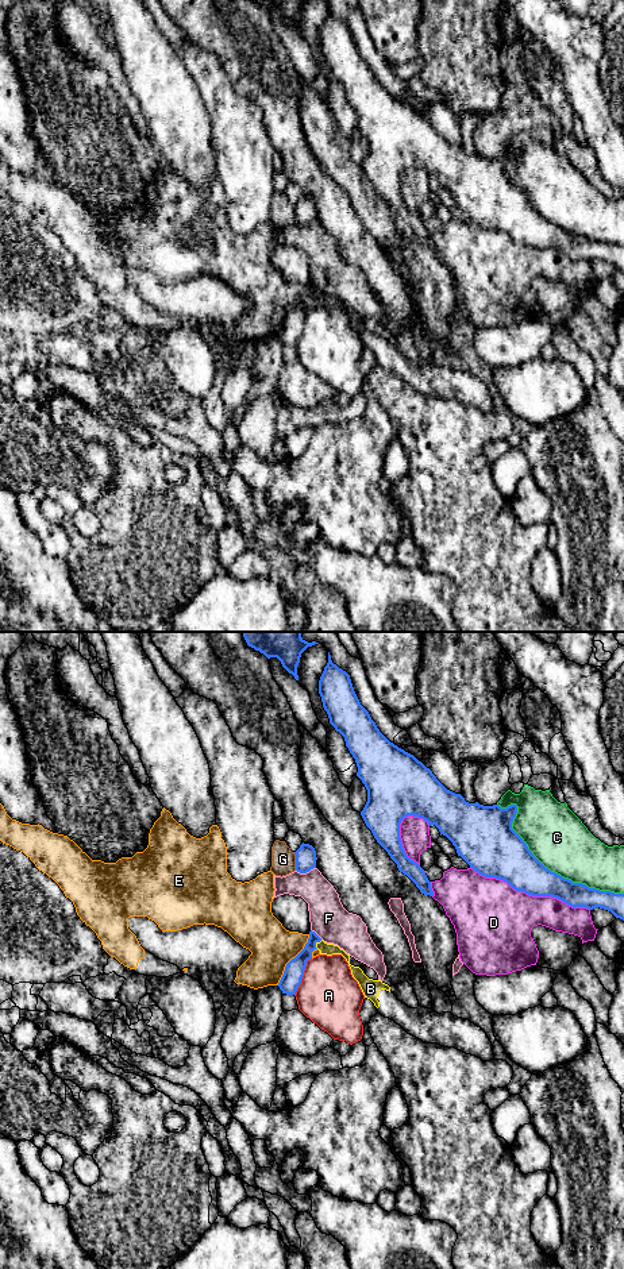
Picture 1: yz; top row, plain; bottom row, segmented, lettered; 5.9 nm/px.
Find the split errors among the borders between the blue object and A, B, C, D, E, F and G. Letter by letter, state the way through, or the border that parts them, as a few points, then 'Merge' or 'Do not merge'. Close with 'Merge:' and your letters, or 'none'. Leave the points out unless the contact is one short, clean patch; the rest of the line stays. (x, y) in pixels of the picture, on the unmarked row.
A: Boundary: yz (311, 309), (307, 313), (301, 335), (295, 347). Do not merge
B: Boundary: yz (322, 292), (316, 296), (316, 300). Do not merge
C: Do not merge
D: Do not merge
E: Boundary: yz (309, 286), (305, 297), (287, 316), (277, 336). Do not merge
F: Do not merge
G: Do not merge
Merge: none

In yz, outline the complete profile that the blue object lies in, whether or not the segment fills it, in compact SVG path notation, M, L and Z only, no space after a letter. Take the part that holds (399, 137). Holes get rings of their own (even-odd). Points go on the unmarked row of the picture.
M330 4L328 15L319 32L319 46L330 76L344 89L346 99L358 119L357 128L367 142L367 154L361 163L366 178L397 216L398 223L407 227L421 246L434 248L431 234L424 221L407 208L401 196L400 176L408 167L423 170L428 177L435 177L440 186L452 194L458 208L485 230L504 232L513 242L532 248L556 250L574 261L593 262L600 259L624 273L624 246L600 243L582 235L573 235L551 224L532 207L523 190L512 181L517 165L516 157L501 161L498 157L469 155L461 146L447 142L432 123L413 107L390 94L361 57L350 27L332 15Z

